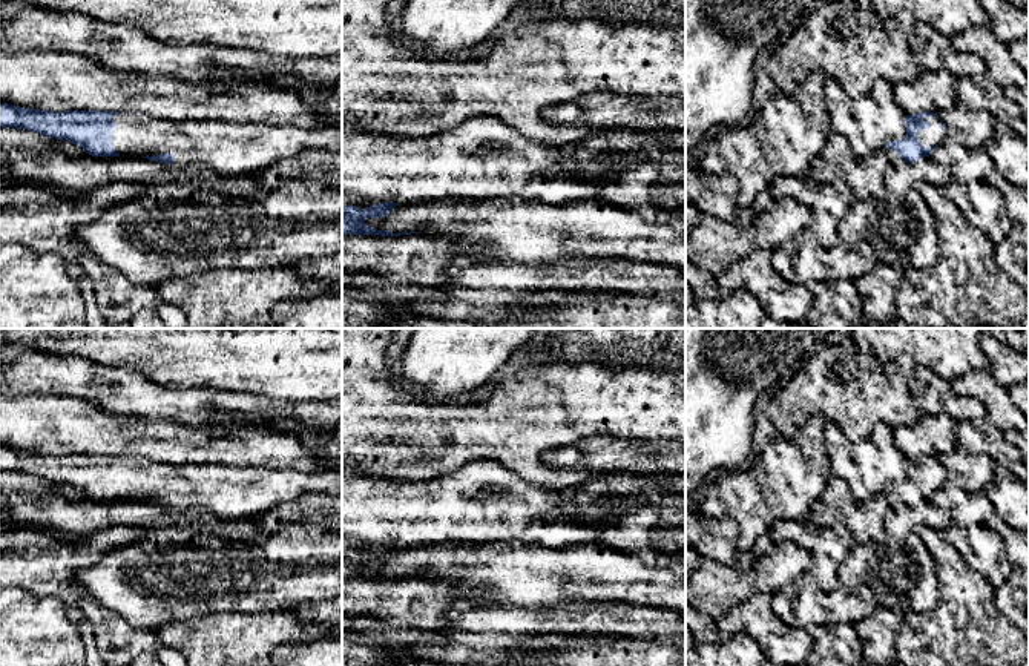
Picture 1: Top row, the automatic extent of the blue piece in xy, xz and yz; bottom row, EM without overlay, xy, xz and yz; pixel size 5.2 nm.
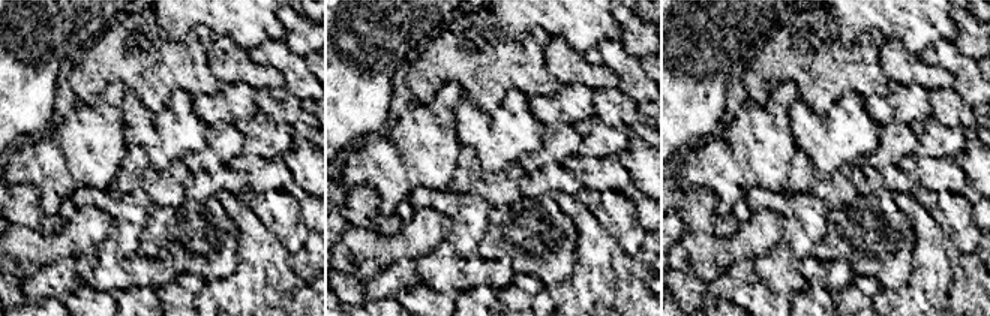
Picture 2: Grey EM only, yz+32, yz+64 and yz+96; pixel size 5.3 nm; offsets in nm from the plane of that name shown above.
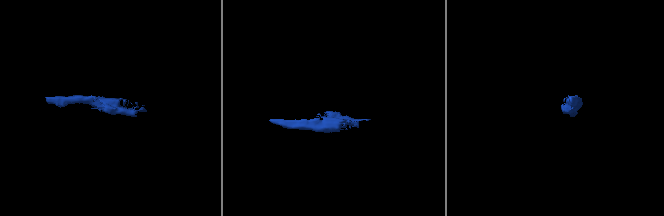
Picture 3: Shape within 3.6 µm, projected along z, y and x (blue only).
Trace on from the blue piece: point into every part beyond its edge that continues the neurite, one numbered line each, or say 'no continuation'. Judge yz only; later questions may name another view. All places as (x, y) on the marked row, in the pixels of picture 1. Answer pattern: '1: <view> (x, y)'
1: yz (934, 135)

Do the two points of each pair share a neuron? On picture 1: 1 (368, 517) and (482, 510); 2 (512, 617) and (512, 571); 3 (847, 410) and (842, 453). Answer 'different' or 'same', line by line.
1: same
2: different
3: different

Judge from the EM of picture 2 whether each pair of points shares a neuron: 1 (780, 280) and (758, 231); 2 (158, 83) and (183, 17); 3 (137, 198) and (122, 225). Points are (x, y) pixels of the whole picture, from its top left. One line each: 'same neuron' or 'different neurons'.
1: different neurons
2: different neurons
3: same neuron

